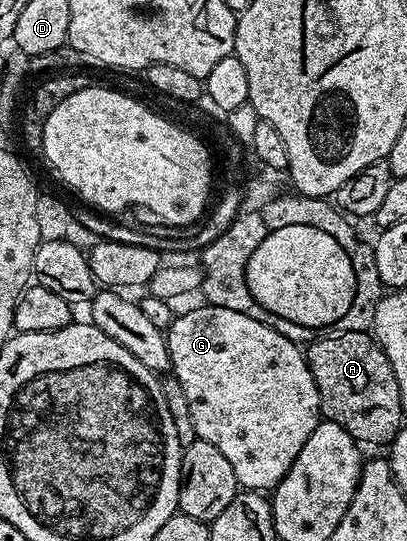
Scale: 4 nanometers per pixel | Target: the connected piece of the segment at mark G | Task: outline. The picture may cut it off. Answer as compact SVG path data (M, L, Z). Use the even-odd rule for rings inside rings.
M218 303L201 304L197 309L188 309L181 317L174 318L172 326L166 329L168 357L173 372L176 371L176 381L184 392L192 425L201 442L218 447L218 451L230 459L237 486L271 491L288 474L298 451L302 451L306 439L321 420L318 387L308 370L302 349L290 338L283 337L279 328L272 328ZM260 365L264 365L264 378L256 382L260 377Z

